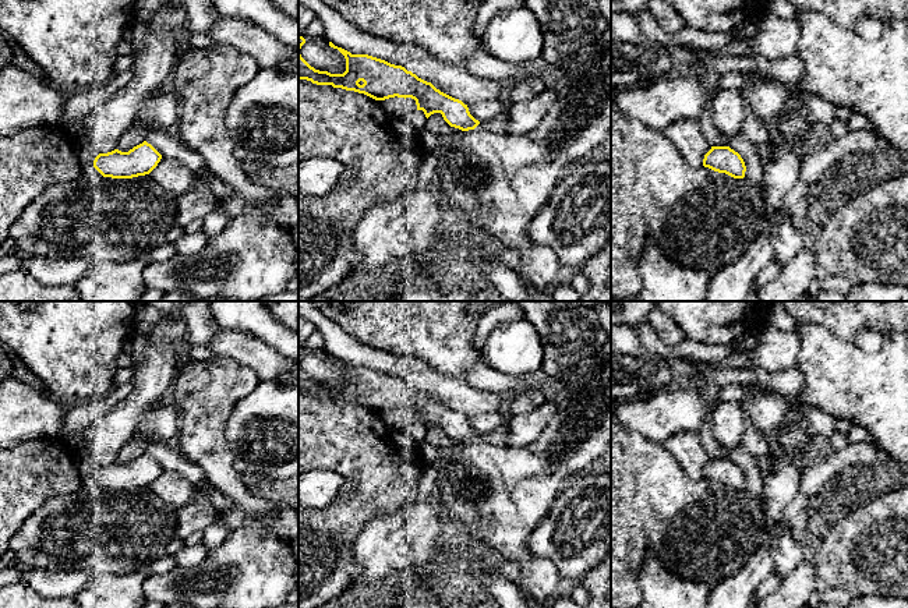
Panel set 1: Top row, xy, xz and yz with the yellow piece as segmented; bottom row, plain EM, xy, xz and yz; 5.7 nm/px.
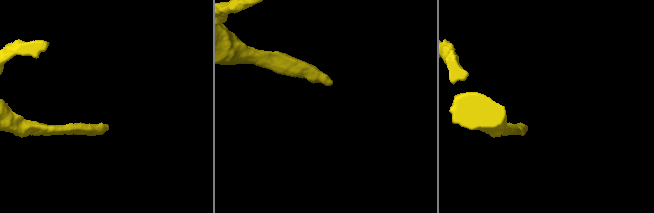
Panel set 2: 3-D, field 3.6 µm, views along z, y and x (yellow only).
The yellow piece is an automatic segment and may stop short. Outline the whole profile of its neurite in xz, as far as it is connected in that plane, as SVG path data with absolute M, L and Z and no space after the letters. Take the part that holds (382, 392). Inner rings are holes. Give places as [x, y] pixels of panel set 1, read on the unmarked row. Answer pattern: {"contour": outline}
{"contour": "M298 347L298 392L354 403L375 413L395 409L411 410L416 413L417 423L423 423L427 431L434 425L441 425L451 439L462 443L474 442L480 436L470 427L467 417L441 404L431 395L418 390L402 378L368 367L351 367L329 354L329 358L338 361L346 371L346 383L331 386L315 382L301 370L300 361L304 356L305 351Z"}

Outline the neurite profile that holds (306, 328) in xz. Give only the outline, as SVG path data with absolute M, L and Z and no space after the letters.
M298 315L298 347L307 342L315 329L317 326L311 321Z

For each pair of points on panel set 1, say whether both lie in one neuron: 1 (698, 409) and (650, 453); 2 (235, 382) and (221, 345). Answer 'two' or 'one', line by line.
1: two
2: two

